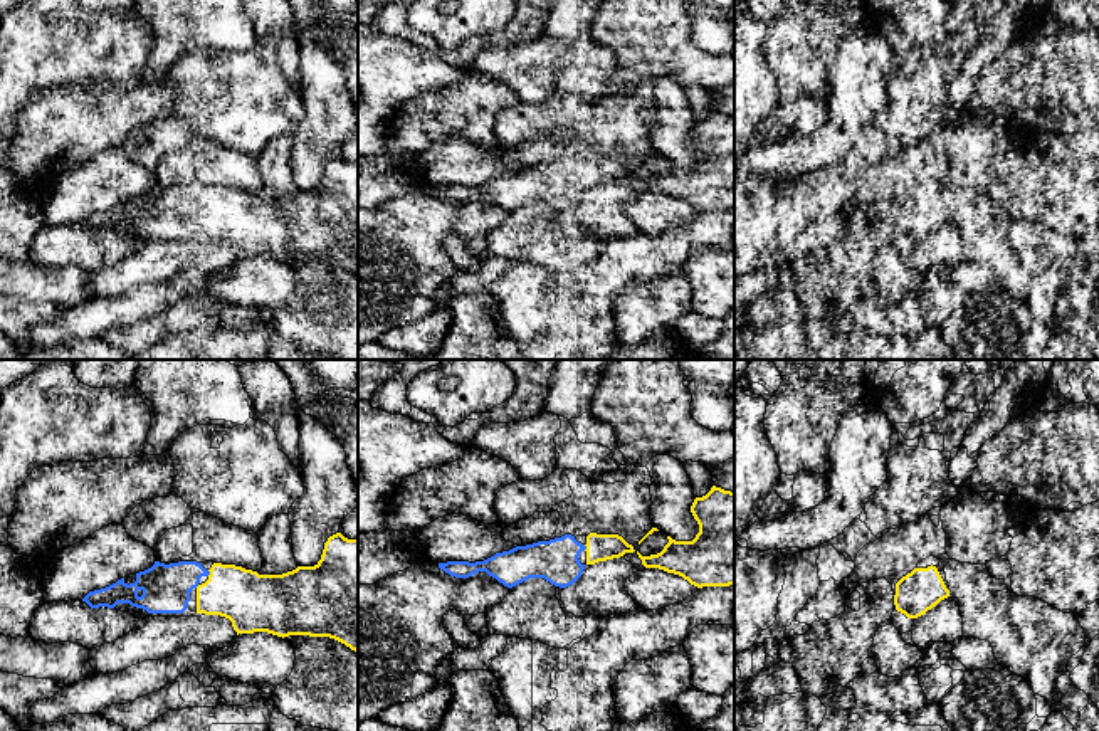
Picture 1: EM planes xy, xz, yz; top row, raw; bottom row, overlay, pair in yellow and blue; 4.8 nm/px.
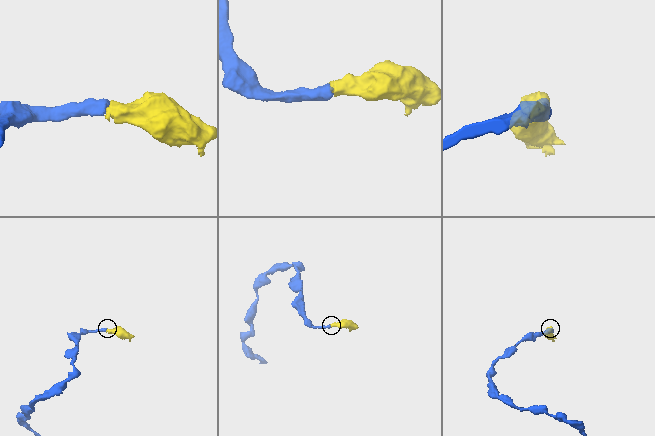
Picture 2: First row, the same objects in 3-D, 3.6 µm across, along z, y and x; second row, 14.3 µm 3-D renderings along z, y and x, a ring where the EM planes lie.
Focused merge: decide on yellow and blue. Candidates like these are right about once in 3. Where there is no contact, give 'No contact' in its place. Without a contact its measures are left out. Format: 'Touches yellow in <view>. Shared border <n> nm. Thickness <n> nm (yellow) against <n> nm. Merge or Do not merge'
Touches yellow in xy. Shared border 30 nm. Thickness 280 nm (yellow) against 220 nm. Merge

